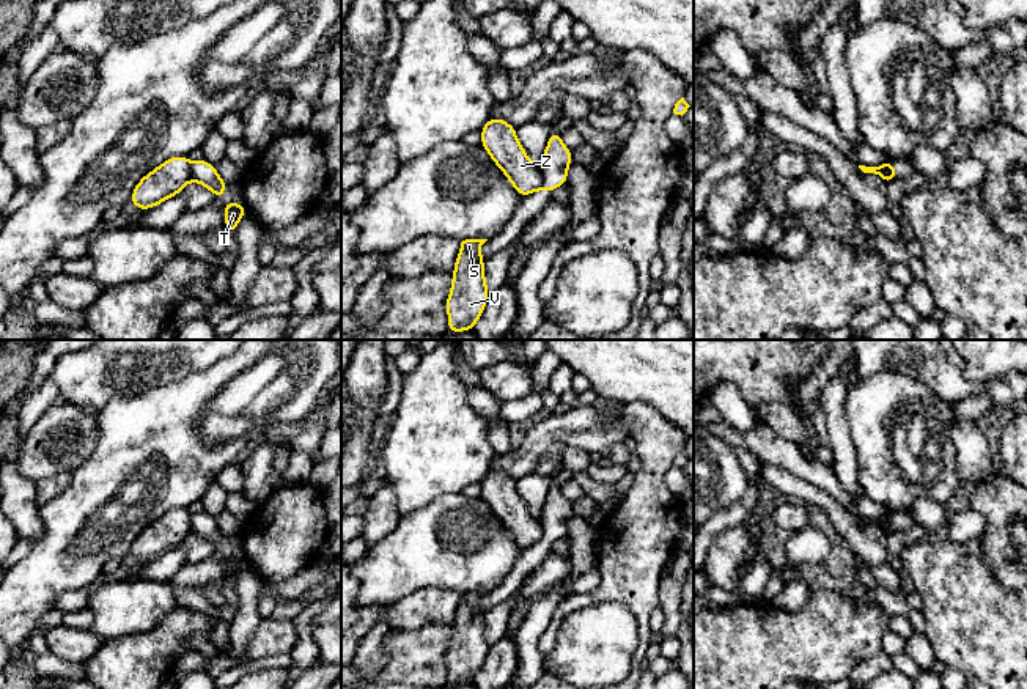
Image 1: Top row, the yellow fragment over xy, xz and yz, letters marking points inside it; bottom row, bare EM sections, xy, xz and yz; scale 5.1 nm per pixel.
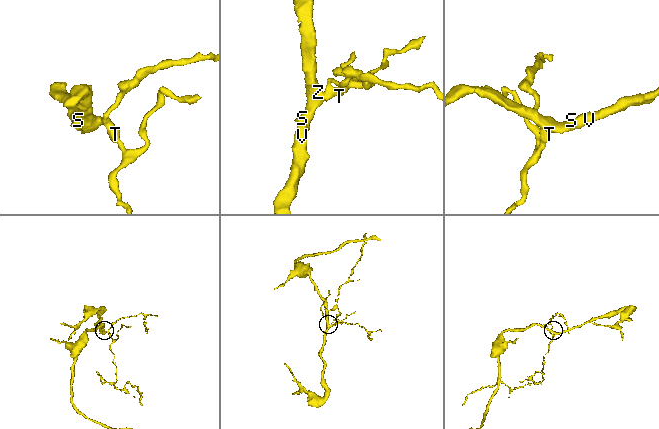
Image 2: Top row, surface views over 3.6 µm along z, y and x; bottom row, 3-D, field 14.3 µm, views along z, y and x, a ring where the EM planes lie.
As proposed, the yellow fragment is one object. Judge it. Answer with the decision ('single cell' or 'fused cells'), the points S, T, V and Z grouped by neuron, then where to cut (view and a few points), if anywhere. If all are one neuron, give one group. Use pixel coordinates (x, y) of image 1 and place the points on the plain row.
fused cells; groups S V Z / T; cut xz (541, 521), (543, 535), (538, 540)

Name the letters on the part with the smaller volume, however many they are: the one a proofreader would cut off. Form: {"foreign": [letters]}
{"foreign": ["T"]}

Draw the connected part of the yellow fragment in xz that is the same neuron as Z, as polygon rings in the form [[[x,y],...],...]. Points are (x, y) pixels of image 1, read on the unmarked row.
[[[488,470],[481,480],[481,496],[494,516],[505,525],[516,544],[525,551],[543,535],[541,521],[527,508],[519,496],[516,480],[502,470]]]

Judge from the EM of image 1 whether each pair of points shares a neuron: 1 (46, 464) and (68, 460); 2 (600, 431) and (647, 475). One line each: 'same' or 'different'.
1: same
2: different

